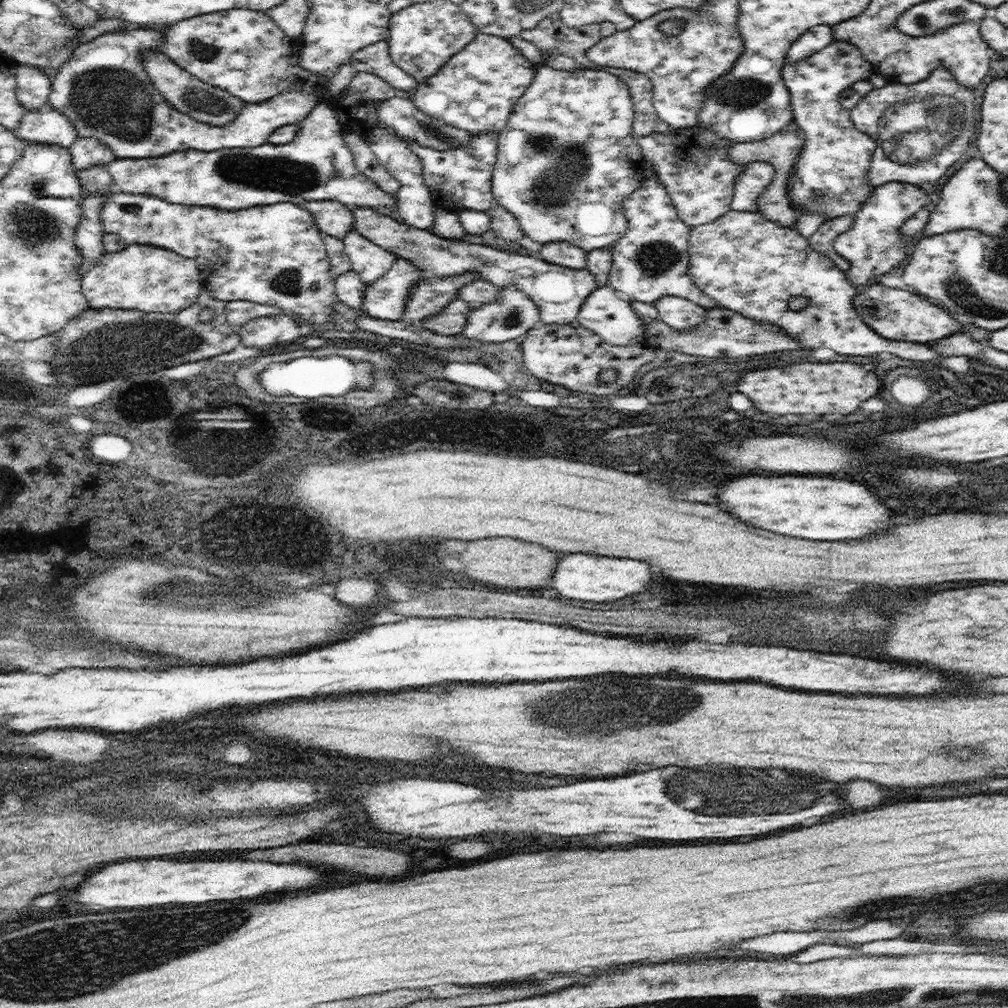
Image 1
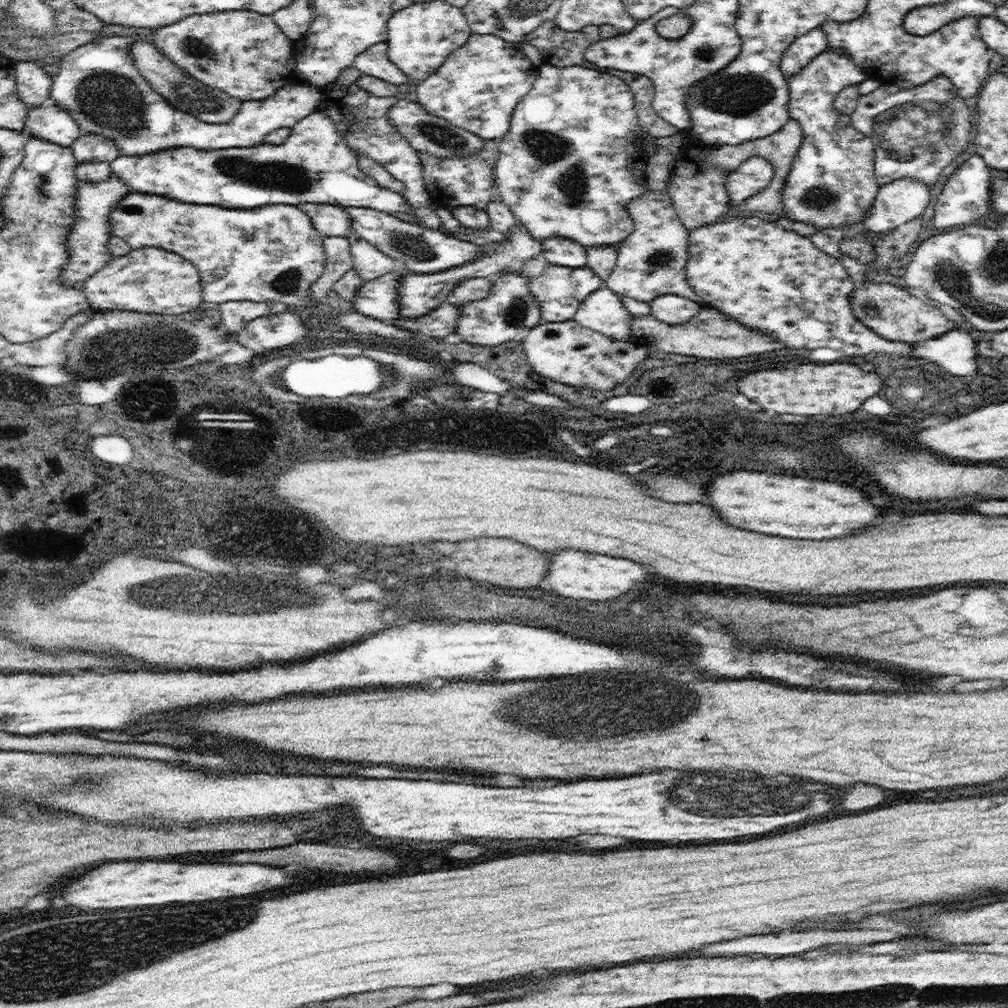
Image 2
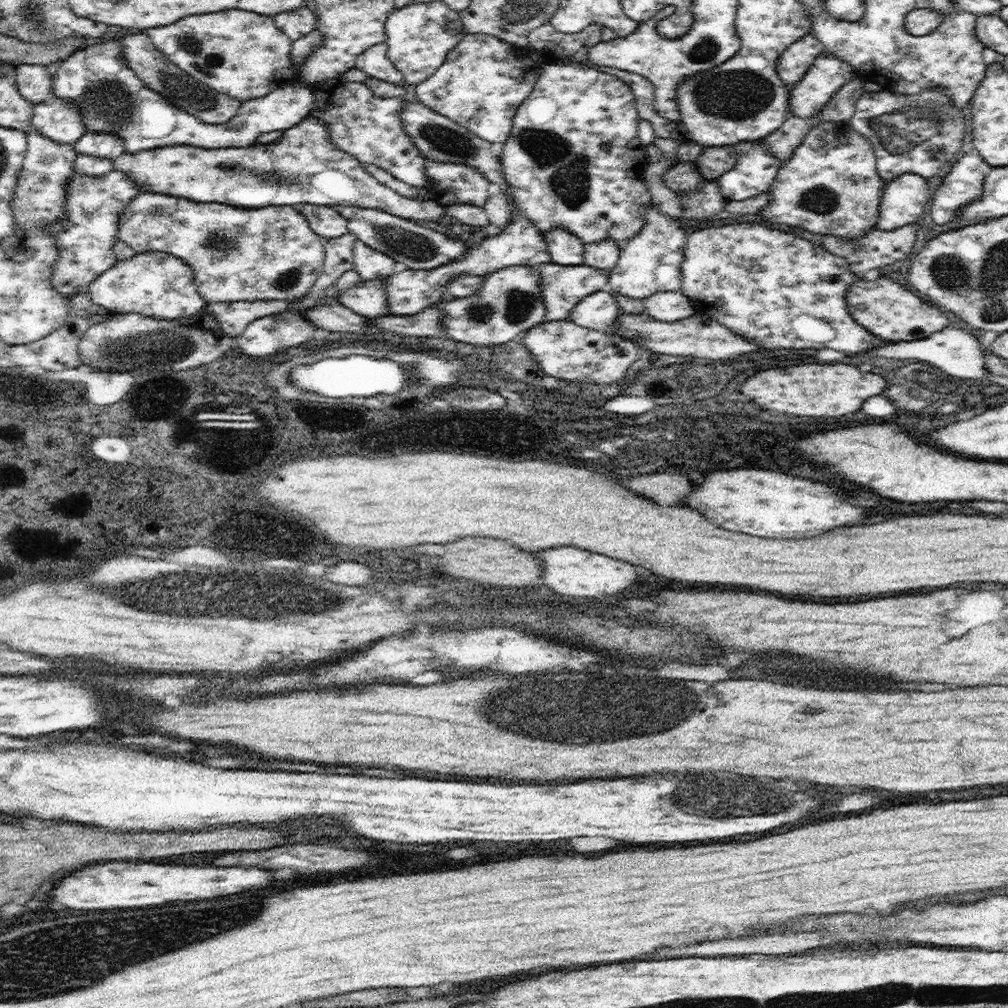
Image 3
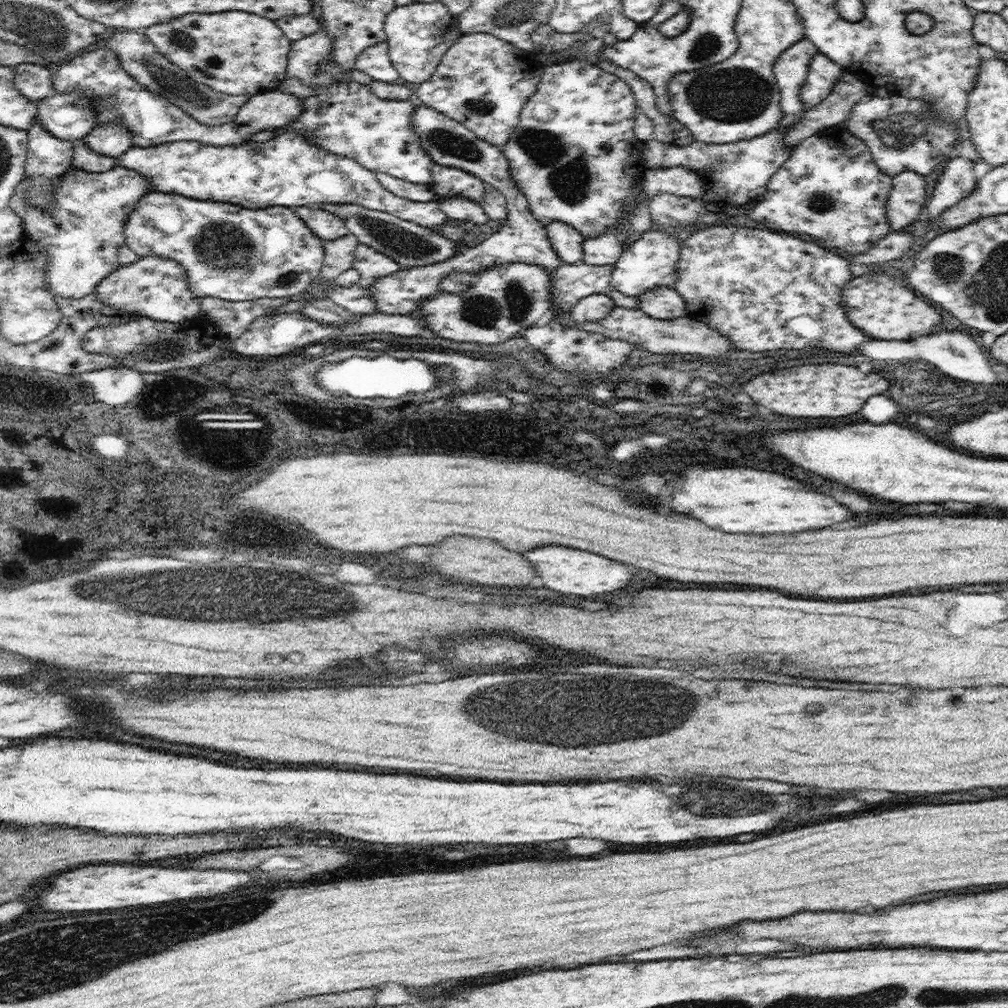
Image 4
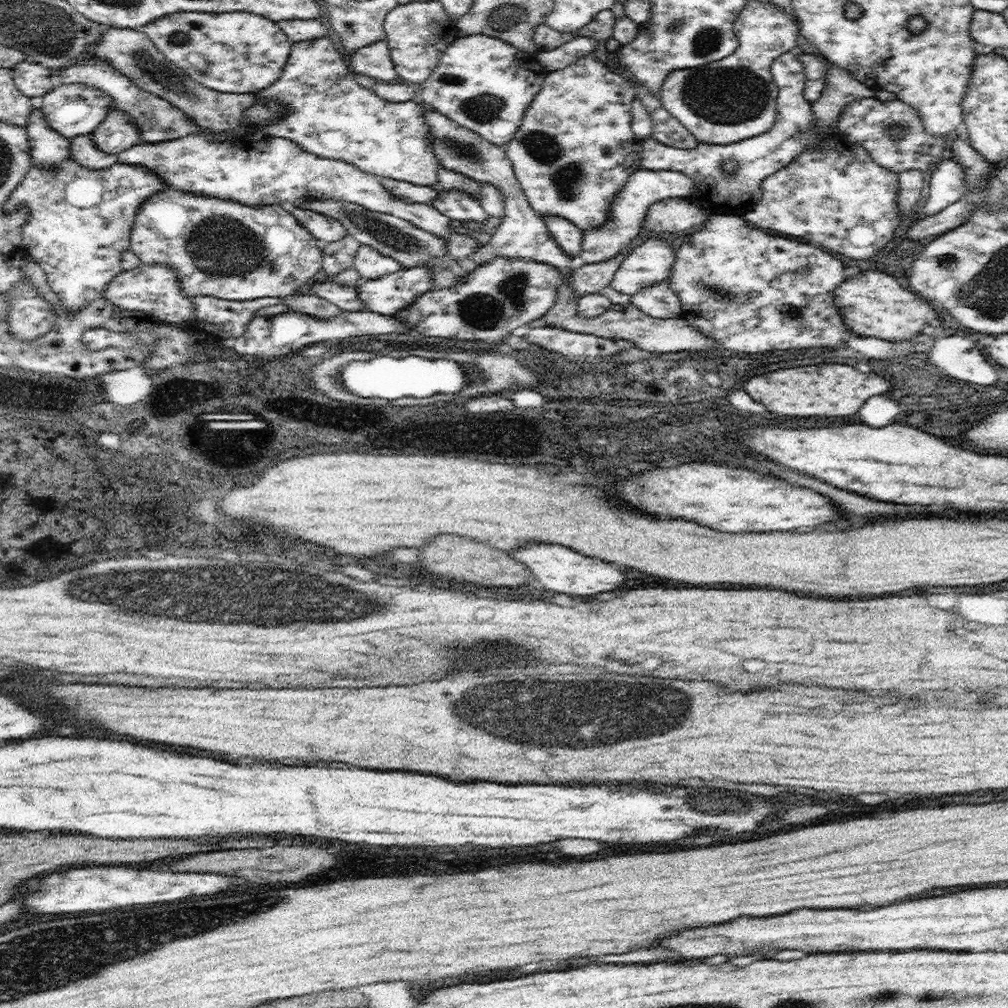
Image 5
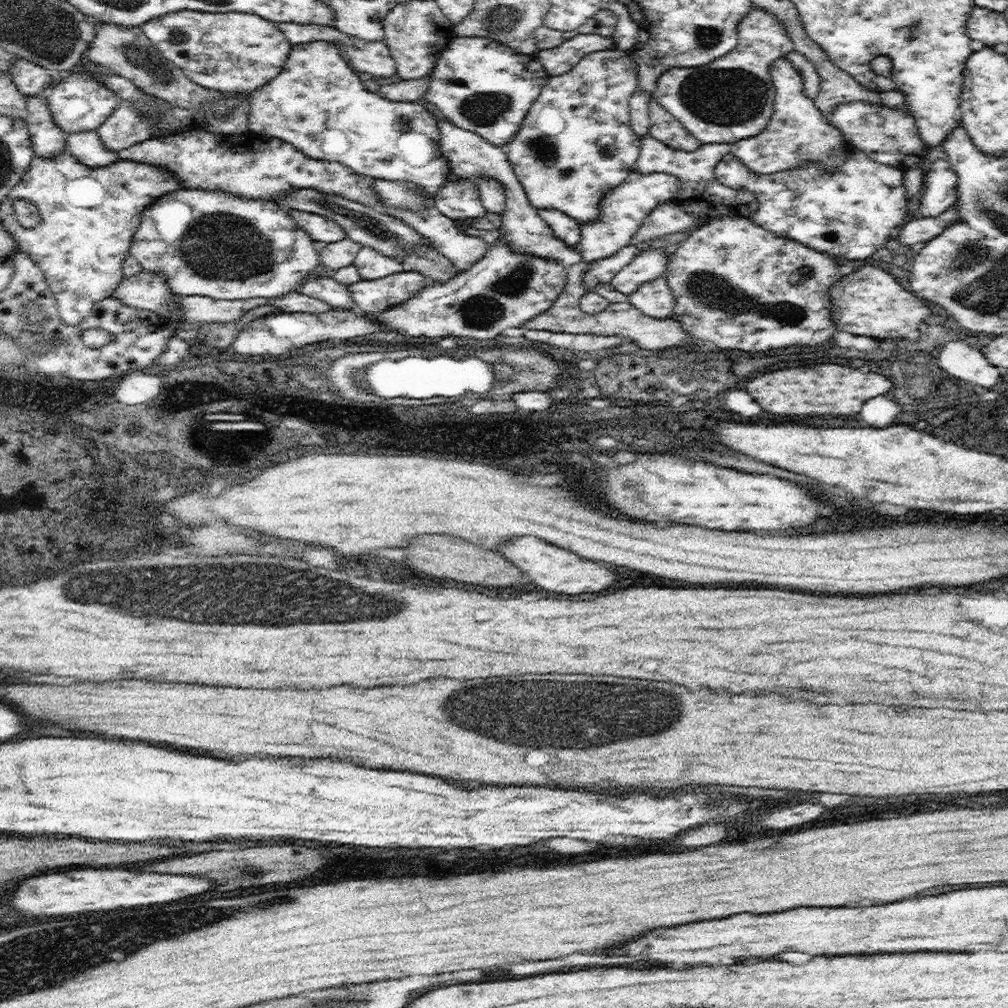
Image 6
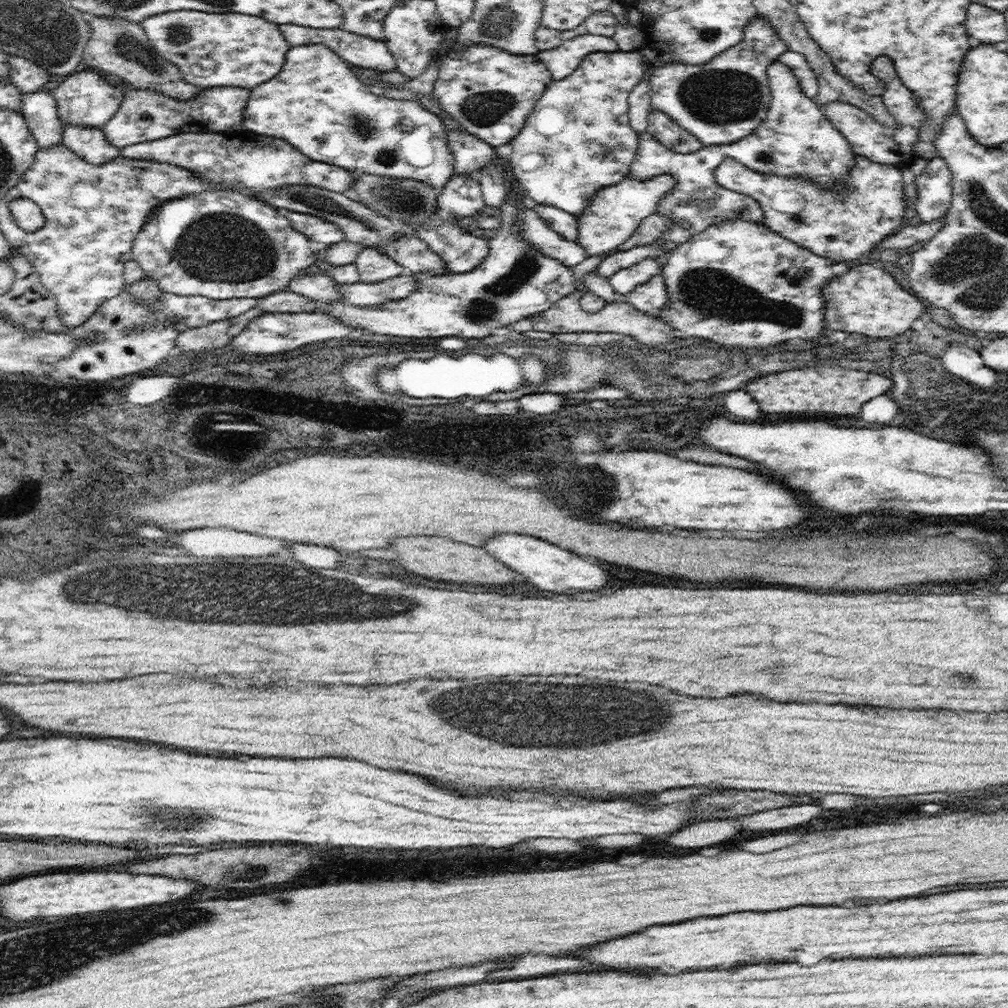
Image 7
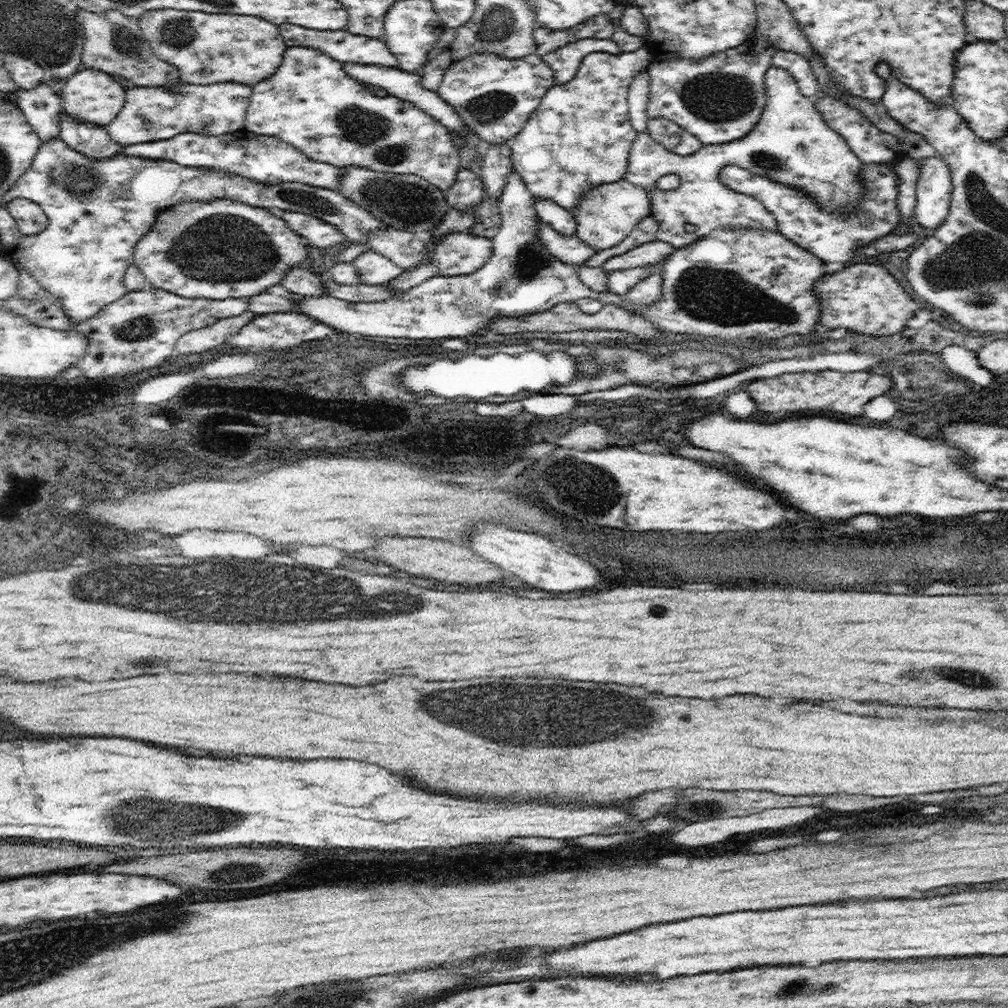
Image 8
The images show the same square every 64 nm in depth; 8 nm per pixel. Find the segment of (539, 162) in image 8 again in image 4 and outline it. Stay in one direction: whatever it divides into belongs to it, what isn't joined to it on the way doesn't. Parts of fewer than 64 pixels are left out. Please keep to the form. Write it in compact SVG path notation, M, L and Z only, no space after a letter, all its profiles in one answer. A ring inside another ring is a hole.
M574 59L566 62L555 63L554 65L544 66L541 79L537 91L526 101L524 109L520 112L520 120L518 126L514 129L510 140L505 144L504 154L509 160L509 172L514 182L519 186L520 192L527 198L531 213L544 225L549 225L554 221L560 221L569 224L582 233L584 239L594 238L605 233L610 227L619 227L624 221L629 224L631 238L644 233L653 226L651 219L649 198L643 196L639 212L623 214L623 204L634 196L640 196L641 186L637 176L645 169L641 160L645 143L640 140L634 132L634 123L637 105L635 104L635 96L632 89L618 76L600 69L598 65L592 64L586 59Z

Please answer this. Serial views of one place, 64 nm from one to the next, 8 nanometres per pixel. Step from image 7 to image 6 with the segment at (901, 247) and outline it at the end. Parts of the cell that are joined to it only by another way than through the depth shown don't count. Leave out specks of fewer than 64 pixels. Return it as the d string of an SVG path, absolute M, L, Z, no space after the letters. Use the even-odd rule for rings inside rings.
M955 204L946 212L932 218L921 217L908 222L899 232L897 240L908 248L917 242L927 243L942 234L959 217Z

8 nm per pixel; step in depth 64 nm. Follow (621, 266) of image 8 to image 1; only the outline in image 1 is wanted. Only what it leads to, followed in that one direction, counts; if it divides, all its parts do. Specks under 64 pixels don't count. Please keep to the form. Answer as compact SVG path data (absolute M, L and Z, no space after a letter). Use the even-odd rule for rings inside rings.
M356 207L351 211L355 230L382 249L409 260L421 270L424 279L474 271L479 274L479 278L488 279L500 288L514 285L536 303L539 317L546 325L572 322L577 318L580 306L586 298L599 287L594 275L587 268L563 267L531 255L501 251L467 241L444 239L428 229L411 227L395 218L384 216L372 207Z

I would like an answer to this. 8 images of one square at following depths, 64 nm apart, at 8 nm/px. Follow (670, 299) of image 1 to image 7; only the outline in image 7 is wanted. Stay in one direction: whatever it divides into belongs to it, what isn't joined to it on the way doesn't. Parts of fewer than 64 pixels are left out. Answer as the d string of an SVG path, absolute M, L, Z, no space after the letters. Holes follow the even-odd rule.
M659 272L639 284L632 292L622 296L624 302L628 301L640 312L653 317L661 315L663 308L668 304L668 291L666 290L663 273Z

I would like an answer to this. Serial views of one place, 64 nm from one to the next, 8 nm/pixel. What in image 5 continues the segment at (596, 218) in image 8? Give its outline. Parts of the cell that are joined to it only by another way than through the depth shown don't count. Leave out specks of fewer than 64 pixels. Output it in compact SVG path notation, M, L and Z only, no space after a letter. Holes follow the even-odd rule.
M640 169L633 172L626 181L621 193L611 200L611 217L606 223L583 231L581 256L586 263L601 263L612 259L638 236L643 234L643 222L648 209L659 200L670 197L687 197L694 190L694 183L687 174L670 170Z

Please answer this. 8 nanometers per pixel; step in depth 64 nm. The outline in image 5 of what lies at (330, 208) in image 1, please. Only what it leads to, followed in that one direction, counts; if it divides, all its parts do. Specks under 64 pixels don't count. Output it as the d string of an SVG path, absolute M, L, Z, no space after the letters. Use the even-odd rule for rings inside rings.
M282 203L281 205L290 214L293 214L298 219L298 222L317 239L330 243L340 240L347 235L347 230L336 218L326 216L321 212L314 212L314 210L304 208L304 206L293 205L292 203Z

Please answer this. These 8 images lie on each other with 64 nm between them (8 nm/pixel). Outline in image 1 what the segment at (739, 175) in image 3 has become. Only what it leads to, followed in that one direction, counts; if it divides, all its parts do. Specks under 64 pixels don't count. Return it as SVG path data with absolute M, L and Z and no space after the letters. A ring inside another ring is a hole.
M764 161L748 163L734 183L731 208L740 212L759 212L757 198L772 182L775 166Z

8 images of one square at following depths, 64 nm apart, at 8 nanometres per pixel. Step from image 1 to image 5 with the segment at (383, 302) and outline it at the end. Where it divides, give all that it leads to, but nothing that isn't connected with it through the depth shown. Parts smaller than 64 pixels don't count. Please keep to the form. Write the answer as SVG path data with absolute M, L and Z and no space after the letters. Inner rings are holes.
M335 280L332 282L315 282L314 286L312 284L310 292L329 300L342 311L354 312L366 309L362 304L363 300L359 299L358 284L344 286Z

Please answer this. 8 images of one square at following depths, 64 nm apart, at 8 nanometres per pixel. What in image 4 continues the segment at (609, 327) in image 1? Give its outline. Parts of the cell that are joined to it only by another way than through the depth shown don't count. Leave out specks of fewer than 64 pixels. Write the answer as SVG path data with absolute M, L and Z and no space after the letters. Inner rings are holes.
M606 292L591 294L581 298L574 308L571 308L567 319L572 319L574 324L598 322L607 317L614 307L615 302Z

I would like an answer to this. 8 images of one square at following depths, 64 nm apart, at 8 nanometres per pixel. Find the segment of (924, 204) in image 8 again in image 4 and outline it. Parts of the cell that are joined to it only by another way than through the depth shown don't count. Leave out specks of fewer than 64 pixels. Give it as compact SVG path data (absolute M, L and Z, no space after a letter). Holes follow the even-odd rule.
M971 139L960 141L959 150L945 163L932 197L925 204L930 220L935 221L946 209L959 203L977 187L974 165L981 156Z

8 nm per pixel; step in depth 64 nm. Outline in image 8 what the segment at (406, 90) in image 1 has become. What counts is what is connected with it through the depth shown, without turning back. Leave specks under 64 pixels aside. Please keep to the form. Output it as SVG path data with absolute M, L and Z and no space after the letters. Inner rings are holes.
M296 24L279 25L280 35L284 38L286 47L317 48L334 60L342 63L362 63L365 65L380 65L381 67L398 67L397 58L390 52L383 39L369 38L342 30L315 31Z

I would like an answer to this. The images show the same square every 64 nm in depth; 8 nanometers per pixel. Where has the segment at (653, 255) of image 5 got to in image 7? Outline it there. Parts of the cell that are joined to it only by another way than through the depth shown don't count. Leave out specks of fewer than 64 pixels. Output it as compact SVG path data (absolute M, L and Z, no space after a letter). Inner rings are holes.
M651 256L634 266L622 268L622 270L615 272L609 278L614 292L617 292L622 296L628 294L639 284L646 282L646 280L652 278L652 276L662 272L661 268L664 264L663 259L664 257L659 258L658 256Z

